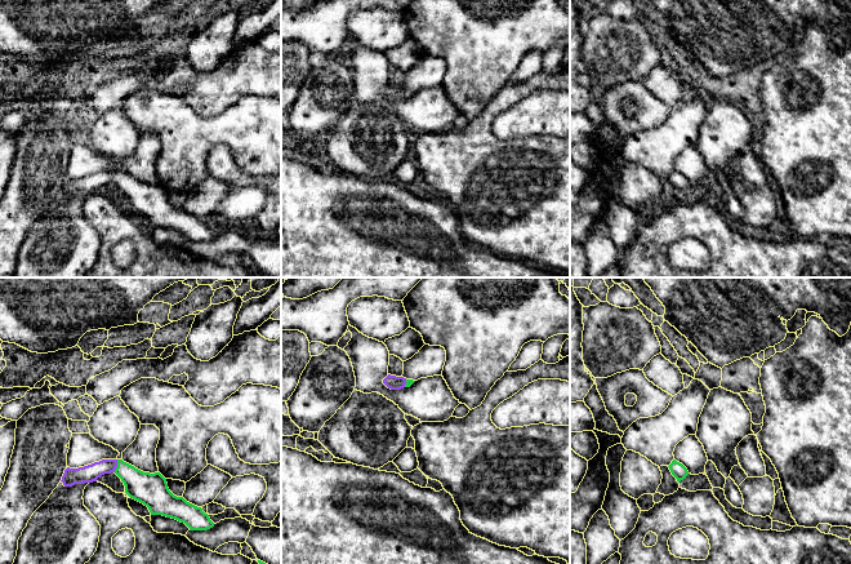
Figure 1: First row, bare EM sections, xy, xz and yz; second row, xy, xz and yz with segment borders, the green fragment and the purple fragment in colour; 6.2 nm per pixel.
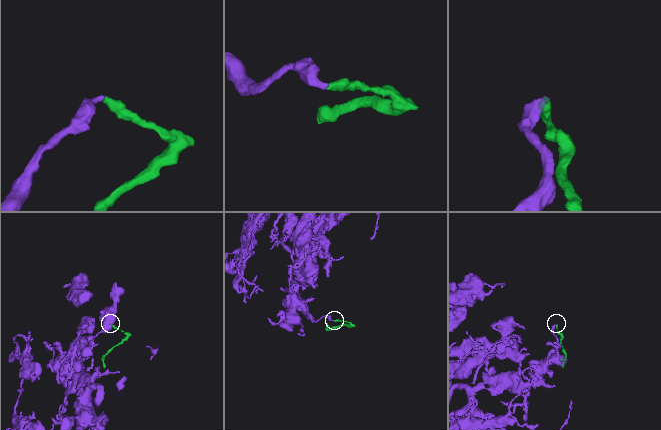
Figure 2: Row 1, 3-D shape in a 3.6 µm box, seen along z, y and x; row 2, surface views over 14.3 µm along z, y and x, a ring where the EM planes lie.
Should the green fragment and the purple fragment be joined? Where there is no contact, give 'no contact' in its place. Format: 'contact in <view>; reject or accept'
contact in xy; accept

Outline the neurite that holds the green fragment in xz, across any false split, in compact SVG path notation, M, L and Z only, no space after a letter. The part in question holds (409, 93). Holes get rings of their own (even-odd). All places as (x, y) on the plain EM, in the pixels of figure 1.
M388 85L384 90L383 94L391 99L391 101L401 101L404 98L410 98L415 92L413 90L406 90L404 88L396 88Z

